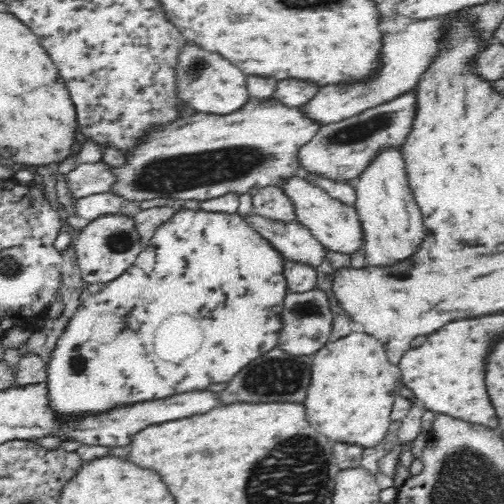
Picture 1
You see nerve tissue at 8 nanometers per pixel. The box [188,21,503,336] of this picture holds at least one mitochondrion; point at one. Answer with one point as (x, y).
(352, 133)

